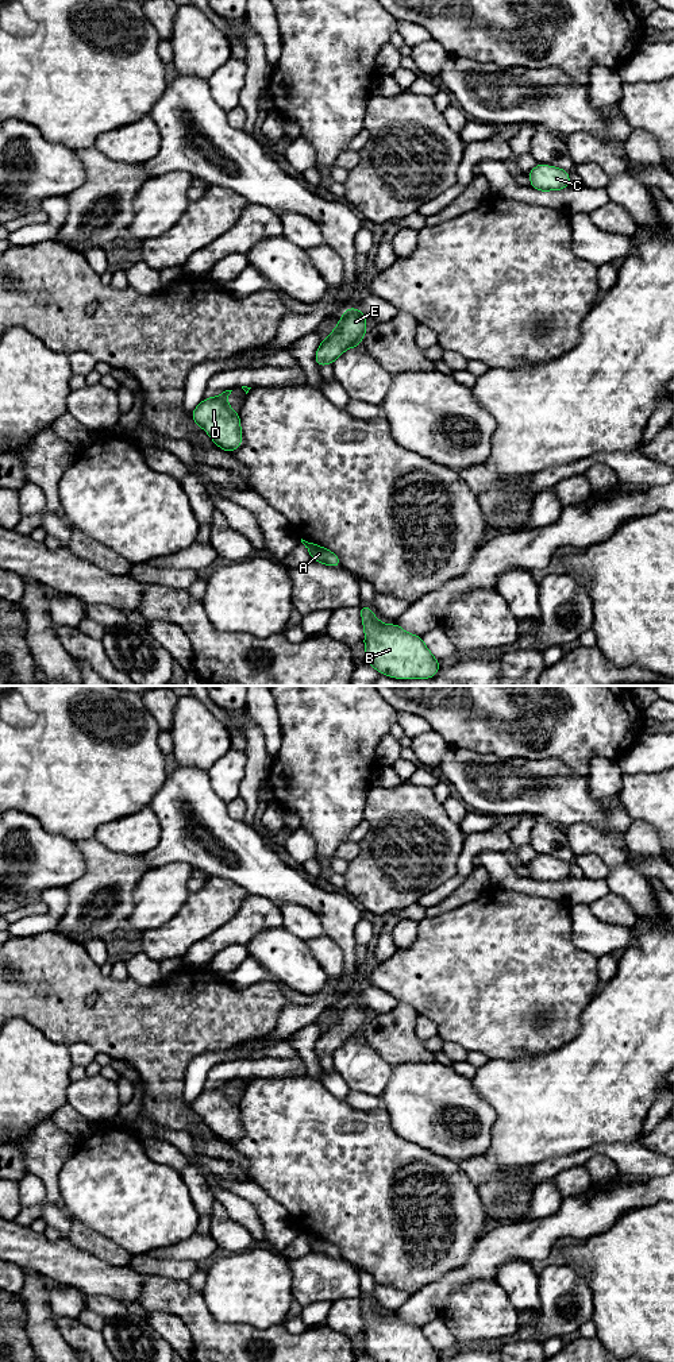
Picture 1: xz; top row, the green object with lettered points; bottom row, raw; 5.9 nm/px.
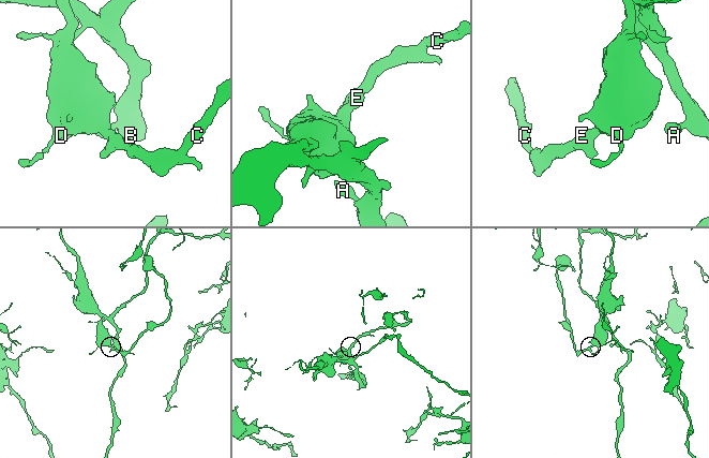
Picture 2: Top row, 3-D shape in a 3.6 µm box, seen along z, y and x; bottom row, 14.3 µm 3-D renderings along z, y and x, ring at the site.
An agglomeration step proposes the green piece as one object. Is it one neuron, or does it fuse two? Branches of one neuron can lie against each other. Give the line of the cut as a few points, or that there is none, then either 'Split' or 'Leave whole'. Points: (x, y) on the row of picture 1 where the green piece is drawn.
No split. Leave whole

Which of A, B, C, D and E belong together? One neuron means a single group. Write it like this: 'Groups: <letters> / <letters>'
Groups: A B C D E

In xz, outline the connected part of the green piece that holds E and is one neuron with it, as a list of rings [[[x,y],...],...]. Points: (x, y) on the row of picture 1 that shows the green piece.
[[[347,308],[335,329],[324,337],[315,354],[316,364],[332,364],[346,350],[358,347],[367,331],[366,315],[355,308]]]

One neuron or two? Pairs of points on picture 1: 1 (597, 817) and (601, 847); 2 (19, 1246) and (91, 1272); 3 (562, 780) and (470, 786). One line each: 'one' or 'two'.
1: two
2: one
3: one

